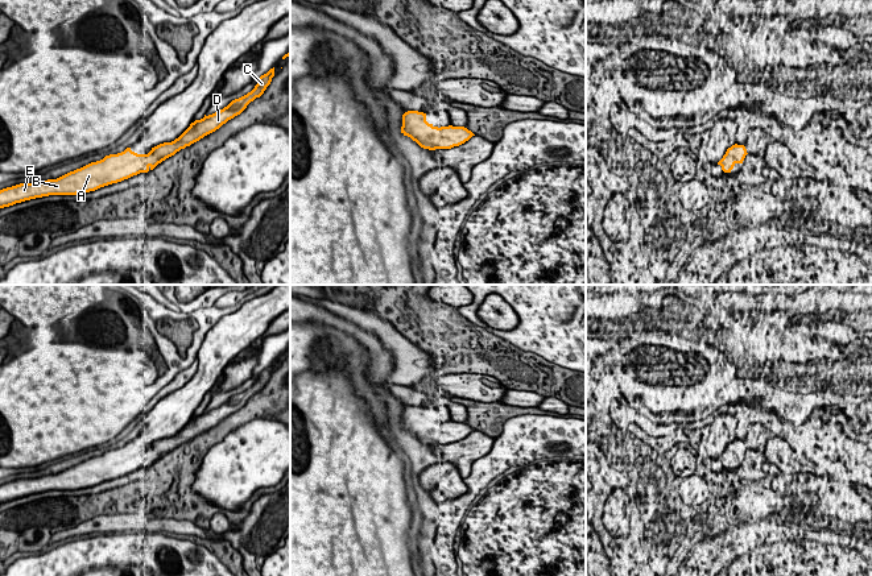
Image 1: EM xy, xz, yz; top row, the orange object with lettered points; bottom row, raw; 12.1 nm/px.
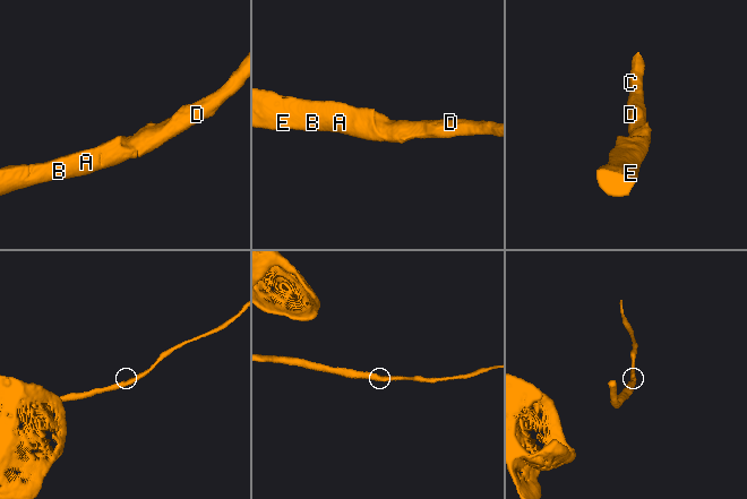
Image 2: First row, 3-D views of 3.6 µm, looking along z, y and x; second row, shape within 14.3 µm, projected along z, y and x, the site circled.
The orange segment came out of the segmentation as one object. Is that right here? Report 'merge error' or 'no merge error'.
merge error

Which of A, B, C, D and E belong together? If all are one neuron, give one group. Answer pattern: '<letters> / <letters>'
A B E / C D

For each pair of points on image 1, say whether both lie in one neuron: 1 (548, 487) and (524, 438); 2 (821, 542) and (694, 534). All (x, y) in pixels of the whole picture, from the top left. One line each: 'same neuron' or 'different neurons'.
1: same neuron
2: different neurons

